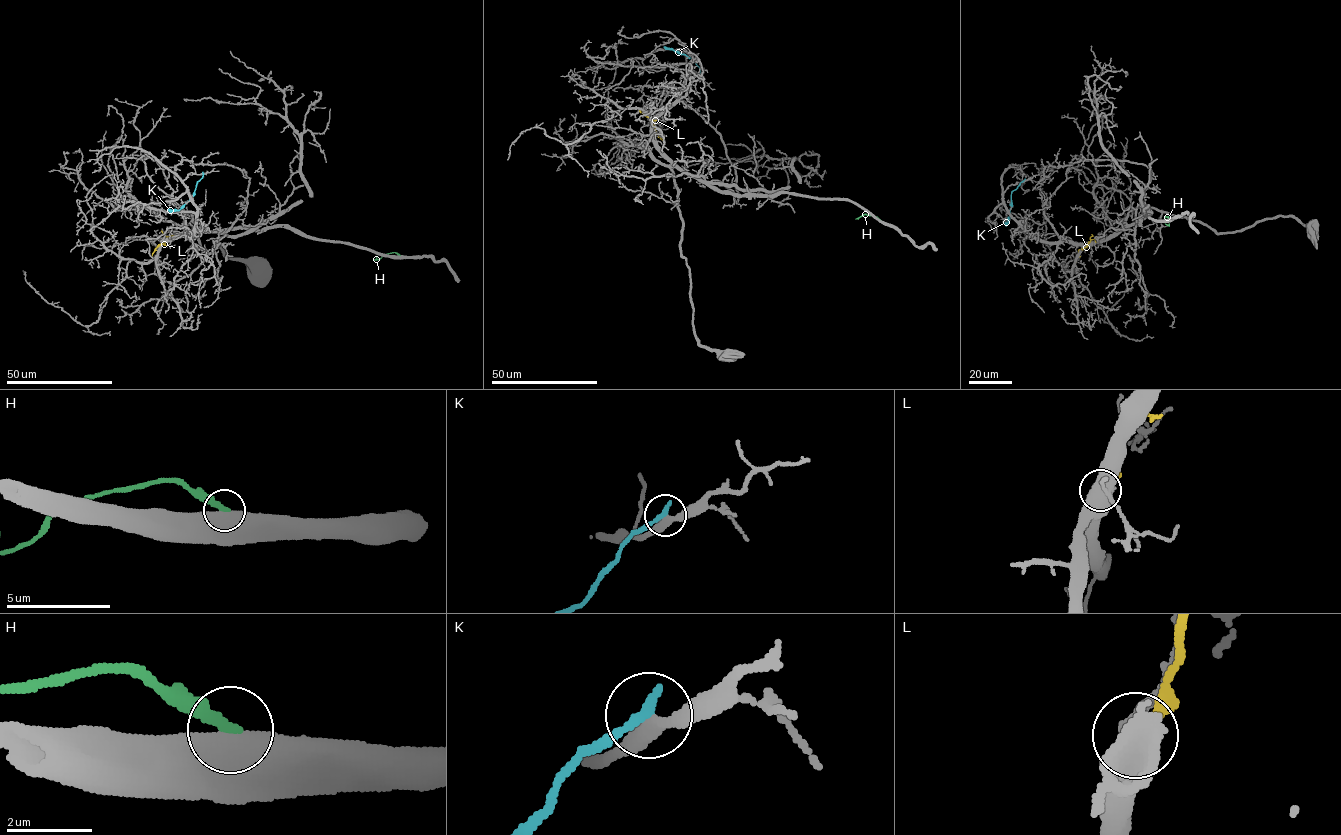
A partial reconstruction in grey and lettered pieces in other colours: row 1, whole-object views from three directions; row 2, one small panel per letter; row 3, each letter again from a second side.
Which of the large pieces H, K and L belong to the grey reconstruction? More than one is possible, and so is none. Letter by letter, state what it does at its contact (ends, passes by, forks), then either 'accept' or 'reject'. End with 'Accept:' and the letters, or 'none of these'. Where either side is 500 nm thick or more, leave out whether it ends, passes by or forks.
H: reject
K: it ends | reject
L: it ends | reject
Accept: none of these

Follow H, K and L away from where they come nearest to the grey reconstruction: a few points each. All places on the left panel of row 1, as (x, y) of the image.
H: (400, 255), (395, 252), (374, 259)
K: (202, 173), (188, 201), (178, 210), (168, 208)
L: (151, 257), (168, 236), (175, 236)

